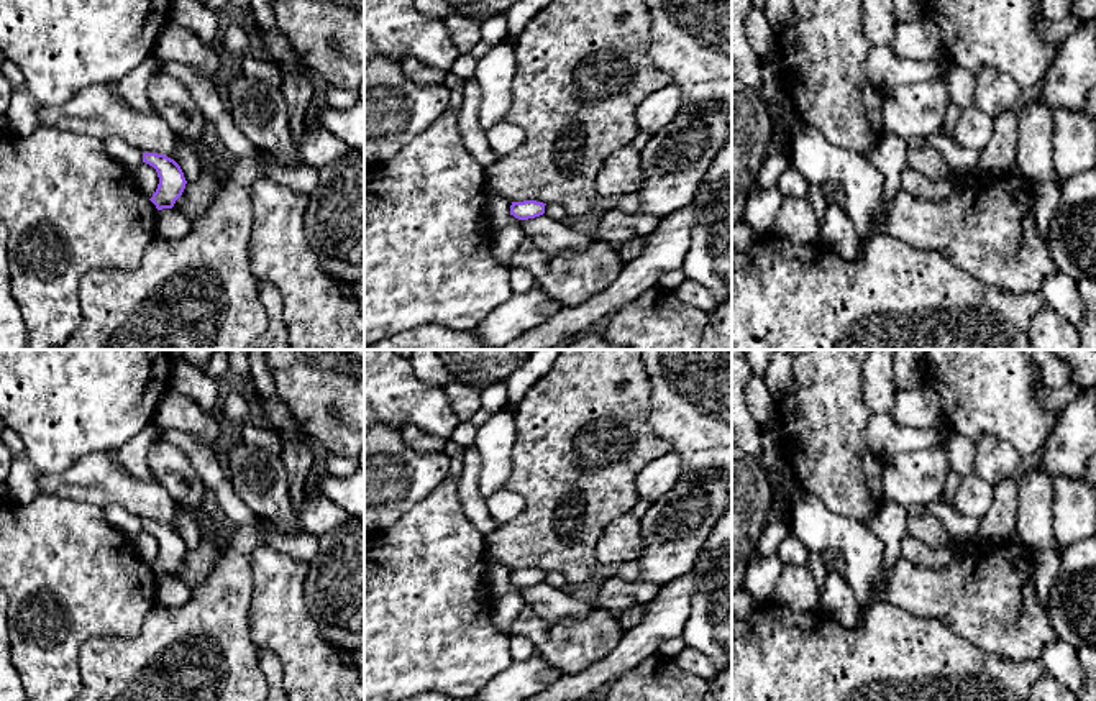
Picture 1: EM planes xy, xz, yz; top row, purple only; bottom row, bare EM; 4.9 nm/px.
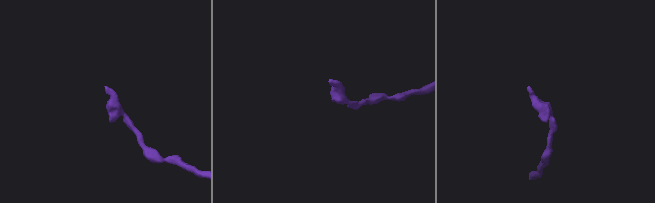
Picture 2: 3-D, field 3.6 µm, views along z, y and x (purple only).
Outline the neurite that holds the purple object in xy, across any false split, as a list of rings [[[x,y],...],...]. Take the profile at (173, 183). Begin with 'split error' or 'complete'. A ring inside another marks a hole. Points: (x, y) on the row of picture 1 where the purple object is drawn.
complete; [[[143,153],[143,163],[153,166],[159,177],[158,189],[149,200],[158,210],[172,208],[187,184],[180,166],[174,159],[158,153]]]

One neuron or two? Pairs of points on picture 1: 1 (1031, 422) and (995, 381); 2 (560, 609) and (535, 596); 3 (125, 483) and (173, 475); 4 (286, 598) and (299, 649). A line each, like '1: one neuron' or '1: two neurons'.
1: one neuron
2: one neuron
3: two neurons
4: one neuron

